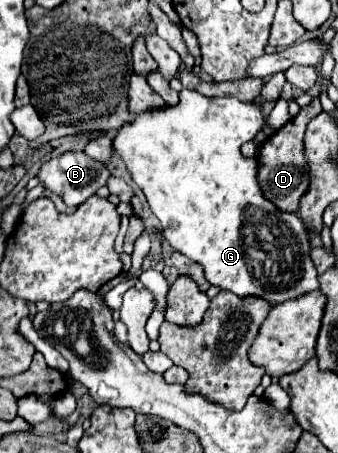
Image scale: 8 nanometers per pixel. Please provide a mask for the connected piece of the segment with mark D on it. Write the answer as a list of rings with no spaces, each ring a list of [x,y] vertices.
[[[314,97],[310,105],[300,107],[300,113],[290,119],[282,129],[278,129],[274,135],[270,135],[258,151],[258,185],[264,193],[264,197],[268,201],[272,201],[278,209],[288,211],[288,213],[296,213],[296,205],[300,201],[300,197],[306,193],[308,189],[308,165],[304,161],[304,153],[302,153],[302,137],[306,131],[306,125],[312,117],[316,117],[316,113],[322,111],[320,99]]]

